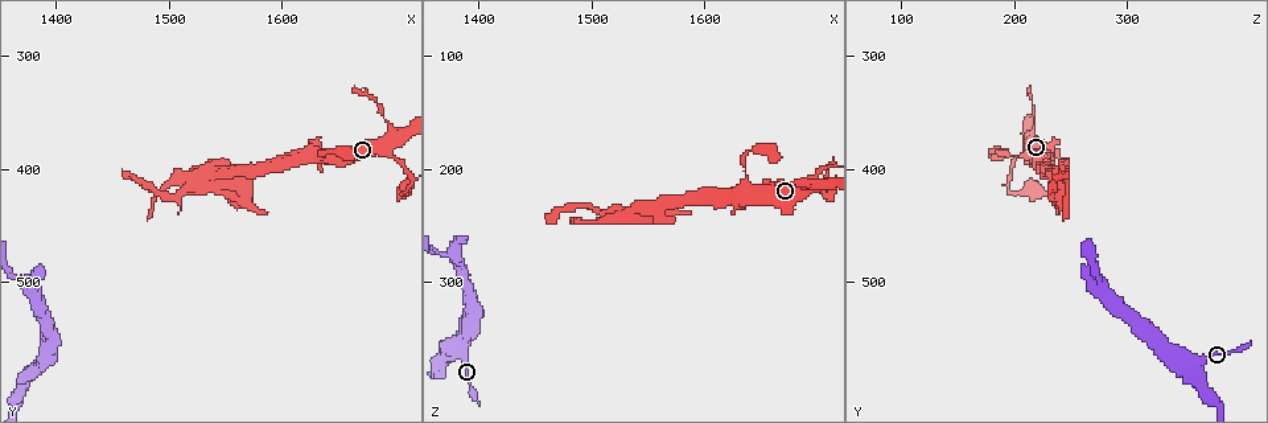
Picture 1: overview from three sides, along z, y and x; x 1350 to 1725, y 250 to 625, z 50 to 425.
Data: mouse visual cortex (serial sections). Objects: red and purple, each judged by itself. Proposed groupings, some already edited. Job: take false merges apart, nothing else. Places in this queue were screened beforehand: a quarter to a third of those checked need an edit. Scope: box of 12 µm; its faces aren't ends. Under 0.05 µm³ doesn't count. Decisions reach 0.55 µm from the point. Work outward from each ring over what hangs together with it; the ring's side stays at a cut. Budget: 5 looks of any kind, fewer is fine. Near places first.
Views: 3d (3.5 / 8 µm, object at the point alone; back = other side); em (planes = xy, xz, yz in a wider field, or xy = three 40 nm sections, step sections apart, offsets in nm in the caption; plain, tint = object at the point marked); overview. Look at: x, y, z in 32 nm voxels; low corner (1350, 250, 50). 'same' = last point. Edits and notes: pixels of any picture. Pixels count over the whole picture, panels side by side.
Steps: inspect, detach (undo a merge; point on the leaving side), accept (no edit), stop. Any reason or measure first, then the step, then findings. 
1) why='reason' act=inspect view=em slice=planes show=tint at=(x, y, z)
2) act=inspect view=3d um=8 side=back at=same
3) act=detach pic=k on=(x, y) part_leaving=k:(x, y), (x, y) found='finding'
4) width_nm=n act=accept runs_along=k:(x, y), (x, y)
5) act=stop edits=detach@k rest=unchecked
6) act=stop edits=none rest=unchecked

why='branch point' act=inspect view=3d um=8 at=(1380, 504, 278)

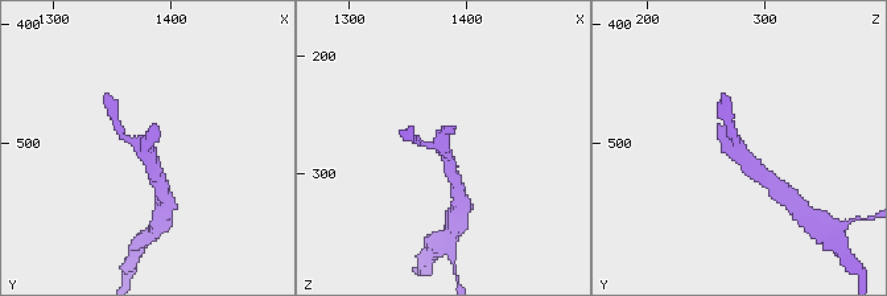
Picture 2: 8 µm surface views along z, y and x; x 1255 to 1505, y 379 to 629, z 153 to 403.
act=inspect view=em slice=planes show=tint at=(1378, 506, 278)

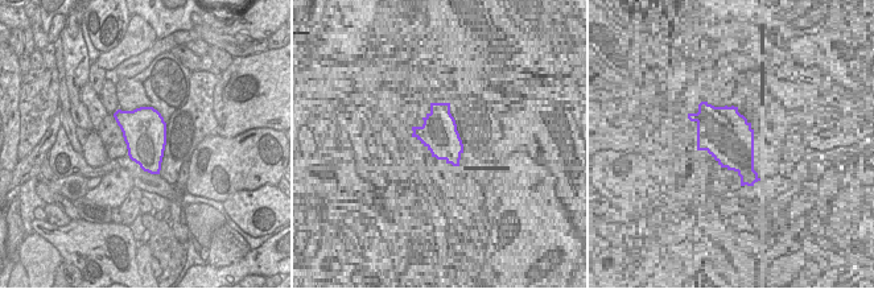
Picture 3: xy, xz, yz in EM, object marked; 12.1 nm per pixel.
width_nm=550 act=detach pic=2 on=(727, 120) part_leaving=2:(734, 139), (726, 112), (727, 97) found='two cells meet here'

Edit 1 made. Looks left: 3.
why='see it whole again' act=inspect view=overview

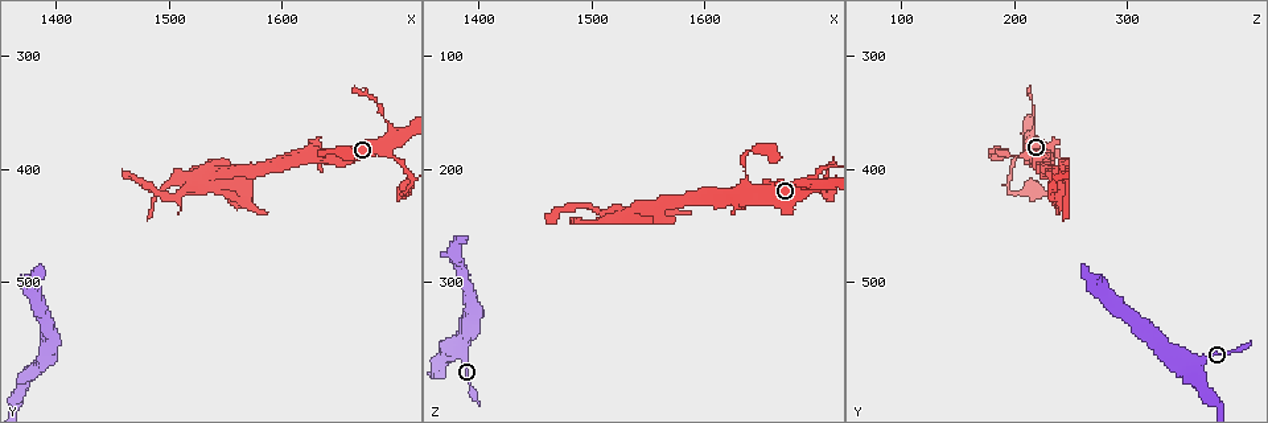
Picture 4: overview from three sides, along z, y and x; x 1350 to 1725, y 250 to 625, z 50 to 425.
why='sharp bend' act=inspect view=3d um=3.5 at=(1536, 406, 240)

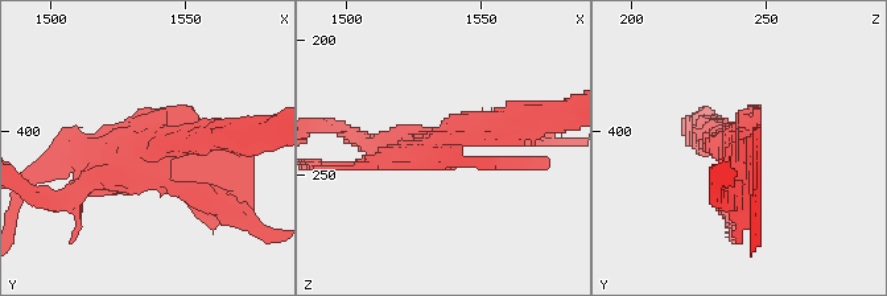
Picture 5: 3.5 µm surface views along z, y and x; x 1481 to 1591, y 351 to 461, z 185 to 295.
why='now the EM' act=inspect view=em slice=xy step=1 show=tint at=(1537, 407, 239)

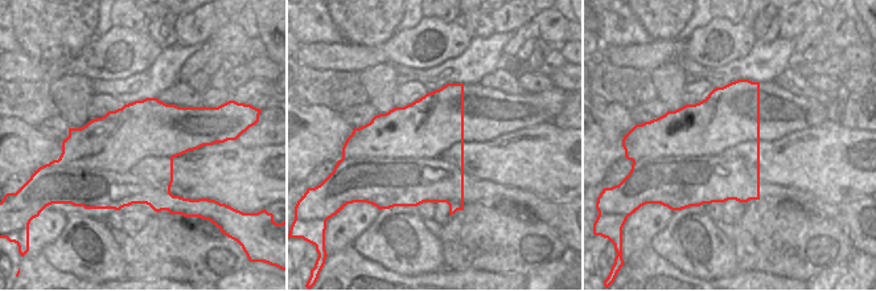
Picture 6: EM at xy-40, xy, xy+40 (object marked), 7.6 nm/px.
act=detach pic=5 on=(733, 212) found='two cells meet here'

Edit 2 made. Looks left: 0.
act=stop edits=detach@2,detach@5 rest=unchecked

